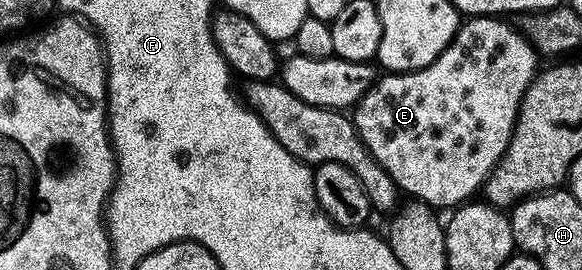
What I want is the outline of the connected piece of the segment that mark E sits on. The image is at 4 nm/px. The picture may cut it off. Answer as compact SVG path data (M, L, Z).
M499 16L468 17L457 29L455 39L445 47L442 55L438 55L438 59L434 59L434 63L430 63L424 69L416 69L412 73L377 76L371 89L361 98L351 114L350 120L353 123L354 131L357 132L358 139L362 141L363 147L366 147L366 151L370 153L375 163L378 163L383 171L386 171L386 175L393 180L396 186L410 190L417 201L423 201L424 204L432 206L433 210L441 211L440 209L448 208L451 210L453 207L459 207L469 199L475 198L472 197L475 193L477 196L483 190L485 181L488 180L494 167L502 159L502 155L510 143L512 132L516 126L516 116L520 114L520 104L524 102L524 93L537 75L538 54L535 46L517 29L515 24L507 25L504 21L507 20L501 19Z

